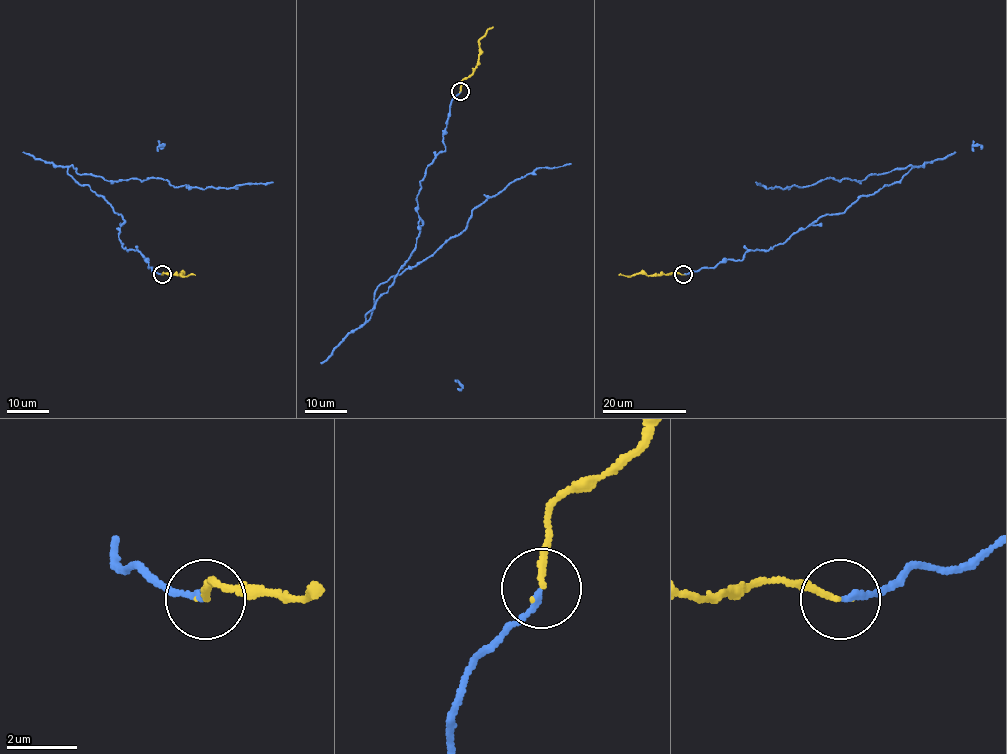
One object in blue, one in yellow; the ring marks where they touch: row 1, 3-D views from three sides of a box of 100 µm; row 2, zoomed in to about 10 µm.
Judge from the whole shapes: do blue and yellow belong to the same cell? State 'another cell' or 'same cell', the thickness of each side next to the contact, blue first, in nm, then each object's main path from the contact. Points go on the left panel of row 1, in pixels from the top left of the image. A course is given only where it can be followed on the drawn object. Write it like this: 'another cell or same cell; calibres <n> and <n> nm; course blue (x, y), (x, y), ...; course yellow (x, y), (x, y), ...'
same cell; calibres 180 and 170 nm; course blue (162, 274), (122, 247), (123, 217), (69, 167), (176, 187), (273, 182); course yellow (162, 274), (195, 275)

